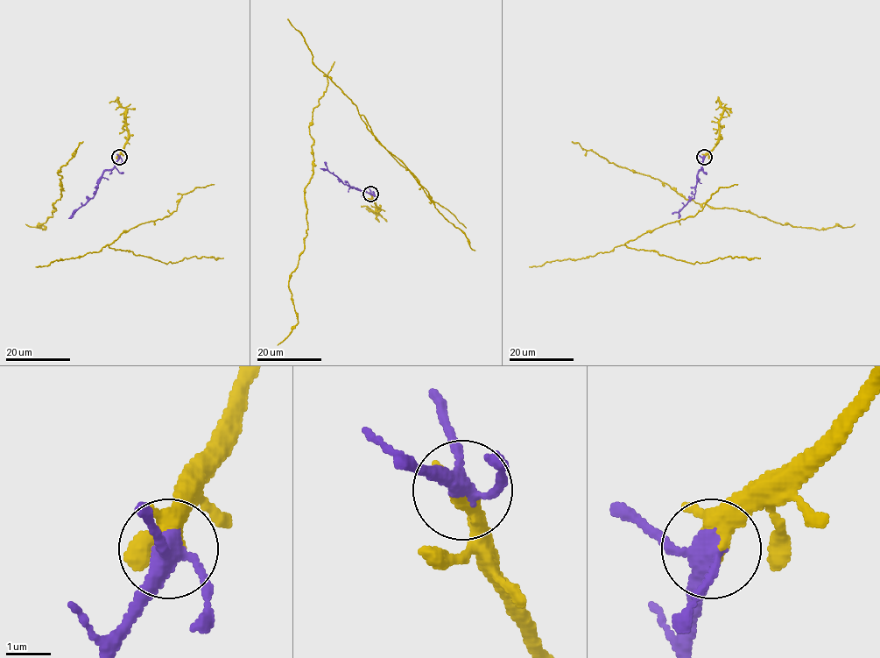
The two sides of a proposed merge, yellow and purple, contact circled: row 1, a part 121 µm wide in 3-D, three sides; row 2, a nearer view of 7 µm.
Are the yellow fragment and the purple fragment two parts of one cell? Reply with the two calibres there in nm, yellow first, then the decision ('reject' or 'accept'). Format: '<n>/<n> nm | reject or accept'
360/320 nm | accept

